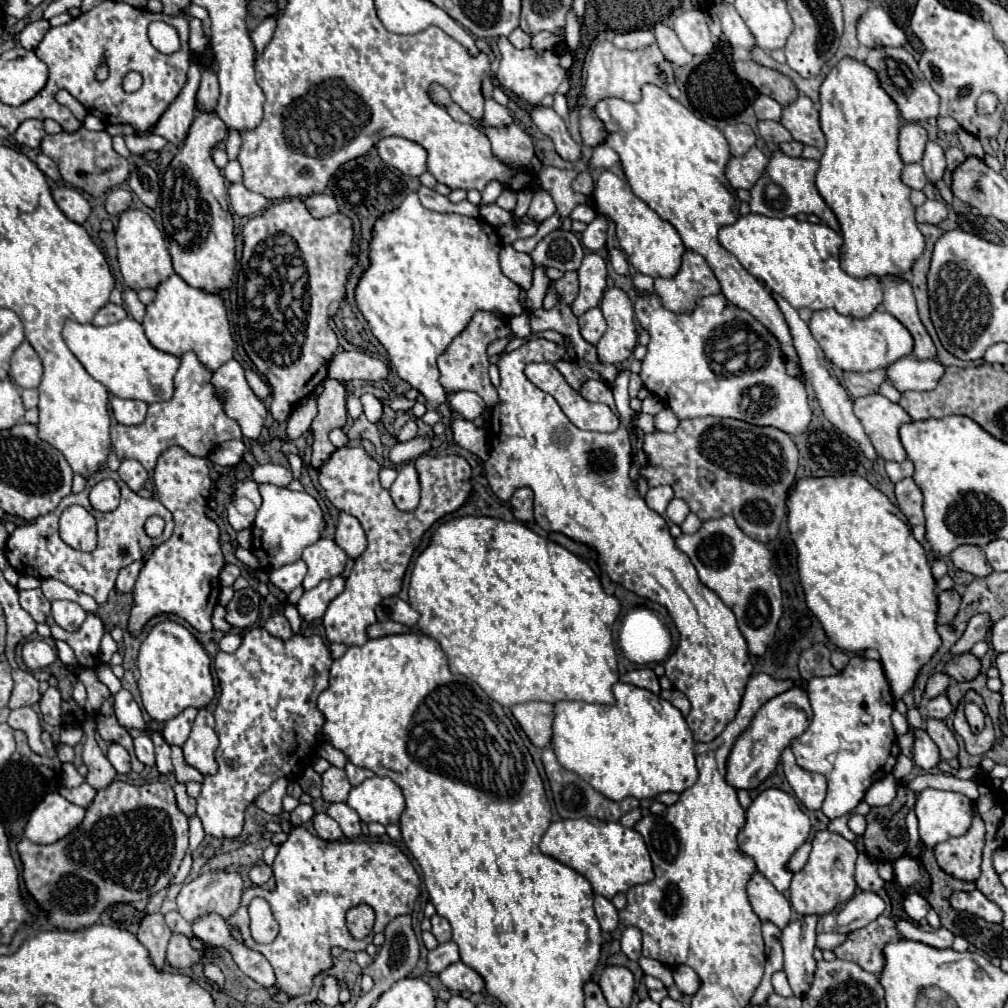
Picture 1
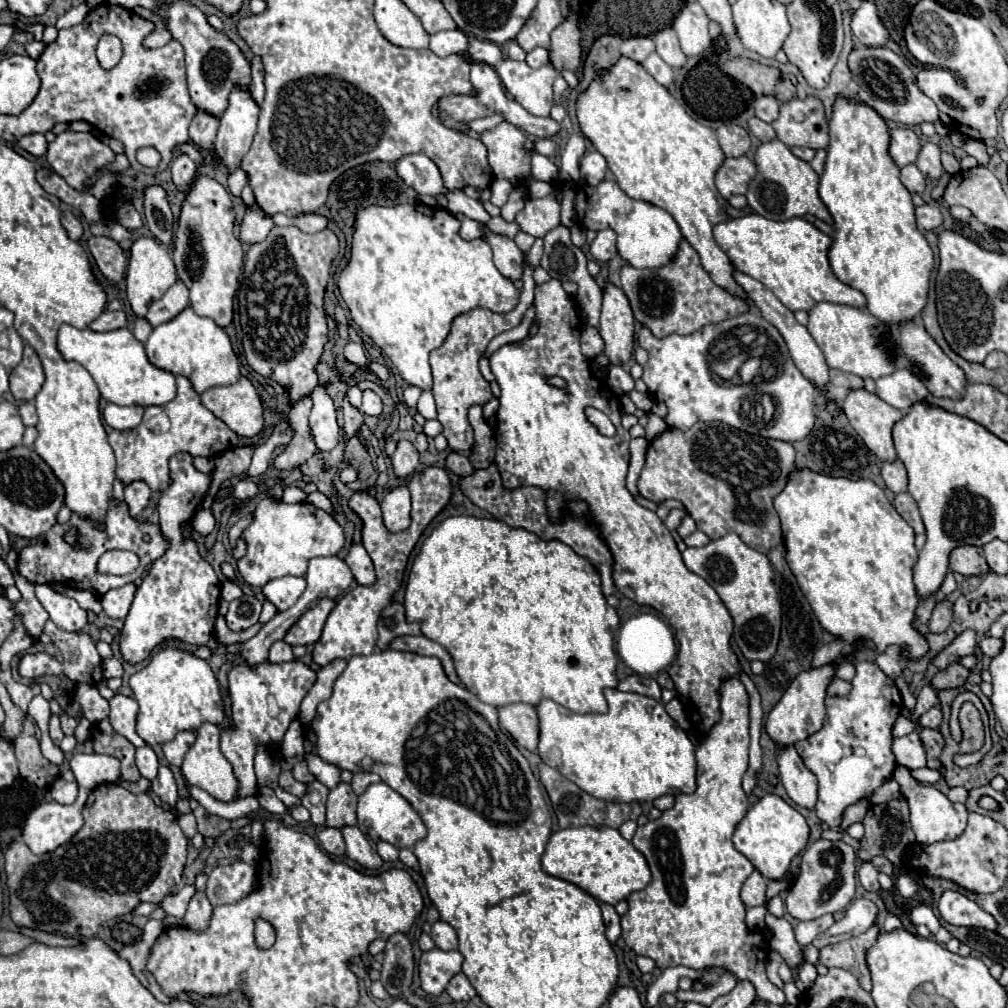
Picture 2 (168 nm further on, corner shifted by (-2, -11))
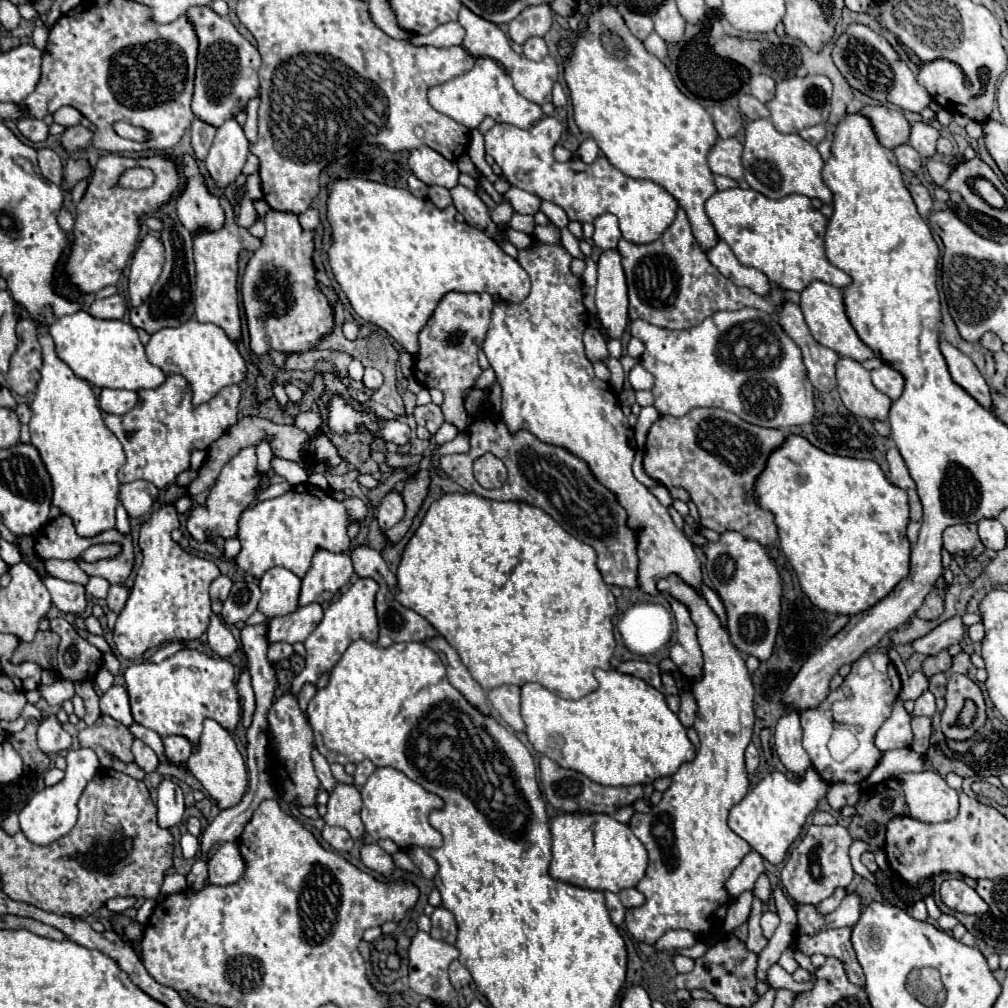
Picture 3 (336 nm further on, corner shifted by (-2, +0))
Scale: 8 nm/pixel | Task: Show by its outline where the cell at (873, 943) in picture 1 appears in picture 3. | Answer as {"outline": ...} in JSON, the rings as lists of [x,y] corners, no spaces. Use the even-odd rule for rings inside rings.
{"outline":[[[852,928],[825,929],[819,931],[817,935],[799,935],[797,937],[797,947],[805,953],[805,955],[813,955],[813,953],[823,953],[825,957],[837,957],[839,961],[843,961],[847,977],[851,983],[855,985],[865,985],[865,975],[863,969],[857,961],[855,949],[851,943]]]}

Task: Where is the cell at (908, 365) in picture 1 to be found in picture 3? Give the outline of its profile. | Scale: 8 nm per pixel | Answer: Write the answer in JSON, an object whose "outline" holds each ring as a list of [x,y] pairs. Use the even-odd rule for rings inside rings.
{"outline":[[[883,363],[883,367],[871,371],[871,381],[881,393],[889,395],[893,401],[901,397],[903,387],[905,387],[905,377],[887,363]]]}

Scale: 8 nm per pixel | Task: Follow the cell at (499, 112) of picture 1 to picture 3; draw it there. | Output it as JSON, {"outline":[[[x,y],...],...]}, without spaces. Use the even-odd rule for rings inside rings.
{"outline":[[[545,117],[533,123],[529,129],[519,129],[509,123],[497,123],[485,133],[485,151],[495,159],[513,187],[535,193],[541,199],[559,205],[561,209],[565,209],[571,221],[591,223],[603,213],[613,213],[619,219],[623,239],[635,245],[657,241],[663,231],[675,221],[675,197],[653,181],[637,181],[623,175],[603,155],[593,165],[583,165],[581,171],[579,161],[557,163],[553,159],[553,149],[558,144],[562,131],[563,127],[555,117]]]}

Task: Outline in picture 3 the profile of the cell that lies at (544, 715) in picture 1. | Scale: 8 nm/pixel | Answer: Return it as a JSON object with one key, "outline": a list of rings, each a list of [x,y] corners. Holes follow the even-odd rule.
{"outline":[[[503,685],[497,689],[491,689],[487,693],[487,699],[495,713],[503,721],[507,721],[515,731],[525,731],[525,721],[521,717],[521,687],[517,685]]]}

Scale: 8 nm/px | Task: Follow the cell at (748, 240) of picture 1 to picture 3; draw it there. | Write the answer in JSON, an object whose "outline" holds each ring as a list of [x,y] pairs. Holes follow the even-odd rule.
{"outline":[[[725,189],[707,199],[705,211],[719,235],[735,257],[749,267],[763,271],[771,283],[783,291],[803,291],[813,281],[823,281],[845,289],[851,277],[829,263],[825,257],[823,235],[827,219],[817,211],[805,195],[787,195],[783,199],[767,199],[753,189]]]}

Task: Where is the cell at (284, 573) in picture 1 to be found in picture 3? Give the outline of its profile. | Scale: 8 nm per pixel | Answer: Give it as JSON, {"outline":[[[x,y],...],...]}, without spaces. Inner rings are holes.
{"outline":[[[273,567],[263,573],[259,579],[261,587],[261,601],[259,601],[259,611],[265,617],[277,617],[277,615],[287,615],[297,609],[297,597],[301,589],[301,579],[291,573],[285,567]]]}

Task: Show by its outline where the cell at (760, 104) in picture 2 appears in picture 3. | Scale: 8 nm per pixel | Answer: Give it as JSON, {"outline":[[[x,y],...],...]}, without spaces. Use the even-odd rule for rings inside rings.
{"outline":[[[753,75],[749,87],[751,87],[751,95],[757,97],[761,103],[769,103],[775,97],[775,81],[767,75]]]}

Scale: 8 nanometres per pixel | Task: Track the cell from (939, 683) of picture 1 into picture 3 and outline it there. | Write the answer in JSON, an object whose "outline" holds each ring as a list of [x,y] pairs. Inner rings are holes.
{"outline":[[[917,671],[917,673],[913,673],[905,683],[903,683],[903,689],[901,689],[901,693],[899,693],[899,697],[903,699],[903,701],[917,701],[919,697],[921,697],[921,693],[925,693],[929,689],[929,681],[927,681],[927,677],[923,675],[923,671]]]}

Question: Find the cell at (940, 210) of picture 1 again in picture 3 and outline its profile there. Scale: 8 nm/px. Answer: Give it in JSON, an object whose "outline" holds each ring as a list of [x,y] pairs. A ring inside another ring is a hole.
{"outline":[[[909,185],[909,191],[913,195],[913,201],[917,205],[917,211],[921,217],[927,217],[933,211],[933,199],[929,191],[923,185]]]}

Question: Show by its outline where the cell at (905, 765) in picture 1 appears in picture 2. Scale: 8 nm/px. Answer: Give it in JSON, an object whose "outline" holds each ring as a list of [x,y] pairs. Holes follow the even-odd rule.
{"outline":[[[897,766],[893,778],[899,782],[901,794],[905,796],[907,804],[909,804],[909,812],[911,812],[911,828],[917,836],[919,844],[933,844],[933,842],[941,842],[941,840],[953,840],[957,838],[967,824],[967,808],[965,804],[953,804],[945,794],[941,794],[935,786],[931,784],[919,784],[907,768]]]}

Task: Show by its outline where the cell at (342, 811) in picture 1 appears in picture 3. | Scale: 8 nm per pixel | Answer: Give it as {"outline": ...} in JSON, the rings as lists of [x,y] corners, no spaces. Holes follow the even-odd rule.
{"outline":[[[369,843],[369,845],[363,845],[361,847],[361,861],[373,869],[373,871],[379,871],[383,875],[389,875],[393,871],[393,859],[389,853],[385,853],[379,845],[375,843]]]}

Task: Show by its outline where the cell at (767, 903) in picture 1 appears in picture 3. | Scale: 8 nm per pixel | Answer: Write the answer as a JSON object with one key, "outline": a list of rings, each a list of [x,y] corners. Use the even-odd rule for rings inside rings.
{"outline":[[[751,851],[741,865],[733,871],[733,875],[727,881],[727,891],[731,897],[739,897],[743,891],[753,891],[757,877],[765,873],[763,857],[757,851]]]}

